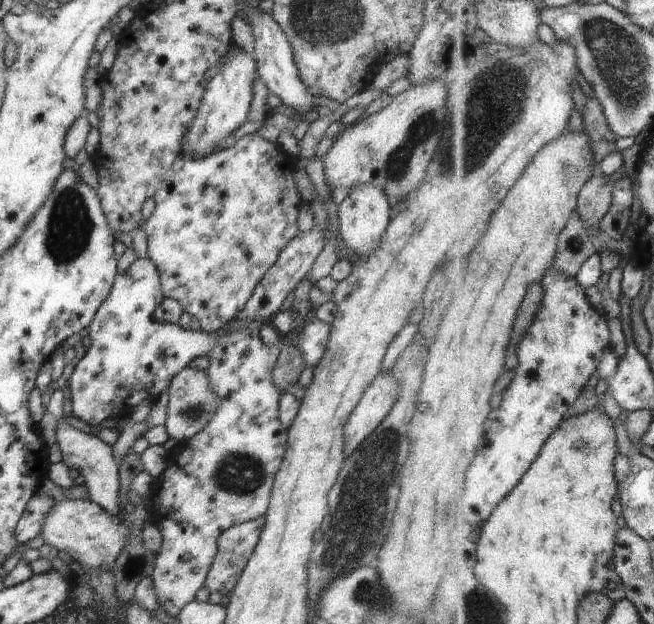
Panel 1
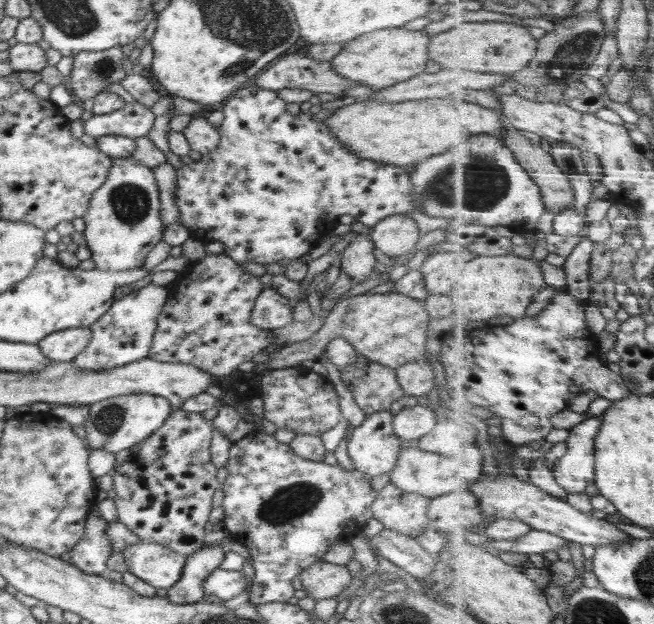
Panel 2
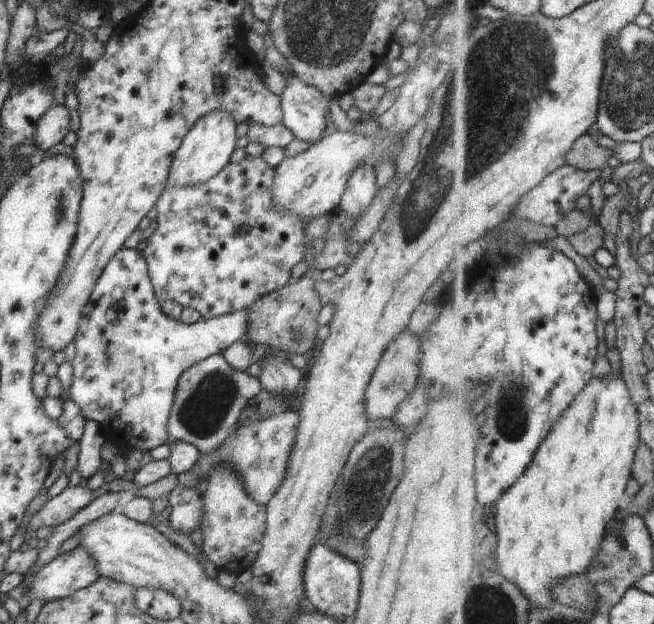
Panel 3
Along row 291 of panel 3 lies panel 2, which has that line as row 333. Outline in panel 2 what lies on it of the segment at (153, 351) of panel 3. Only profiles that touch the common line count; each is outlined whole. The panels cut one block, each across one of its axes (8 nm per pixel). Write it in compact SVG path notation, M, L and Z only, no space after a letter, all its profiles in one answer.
M152 282L138 291L114 300L110 310L89 327L93 333L92 338L86 348L71 360L72 364L80 370L110 370L146 358L150 354L158 316L167 300L166 286Z

